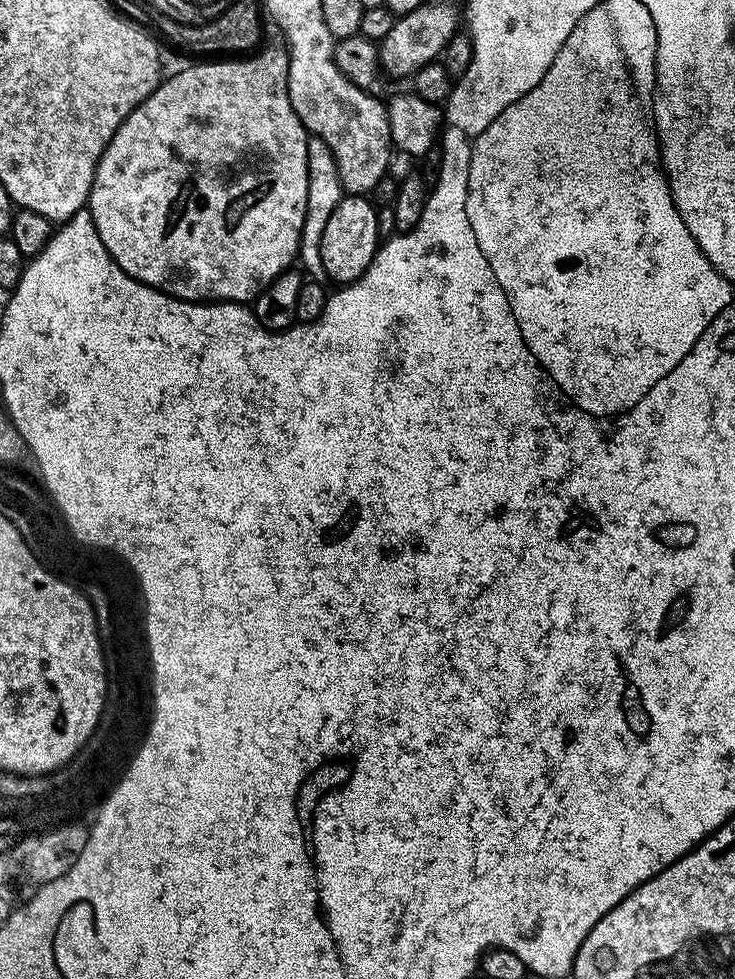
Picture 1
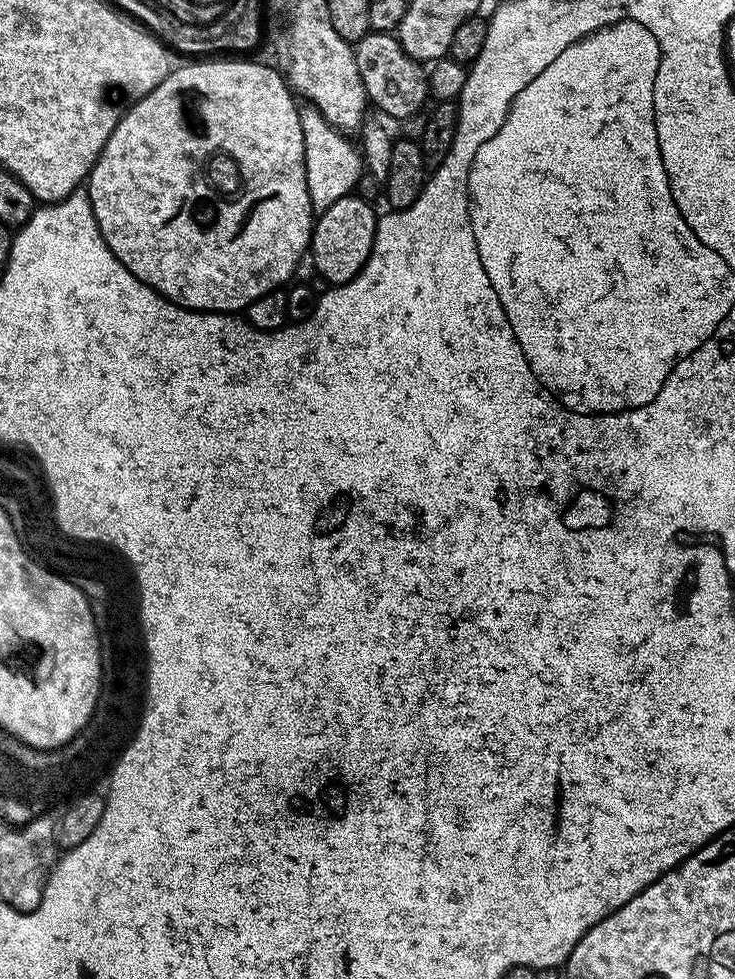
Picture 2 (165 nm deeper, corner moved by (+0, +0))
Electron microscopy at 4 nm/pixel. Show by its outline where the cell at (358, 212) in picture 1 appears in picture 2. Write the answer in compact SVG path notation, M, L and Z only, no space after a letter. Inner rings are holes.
M353 194L338 198L330 210L319 213L312 225L310 260L317 273L326 278L329 285L345 284L355 278L366 266L372 253L376 237L378 212L369 201L361 200Z

